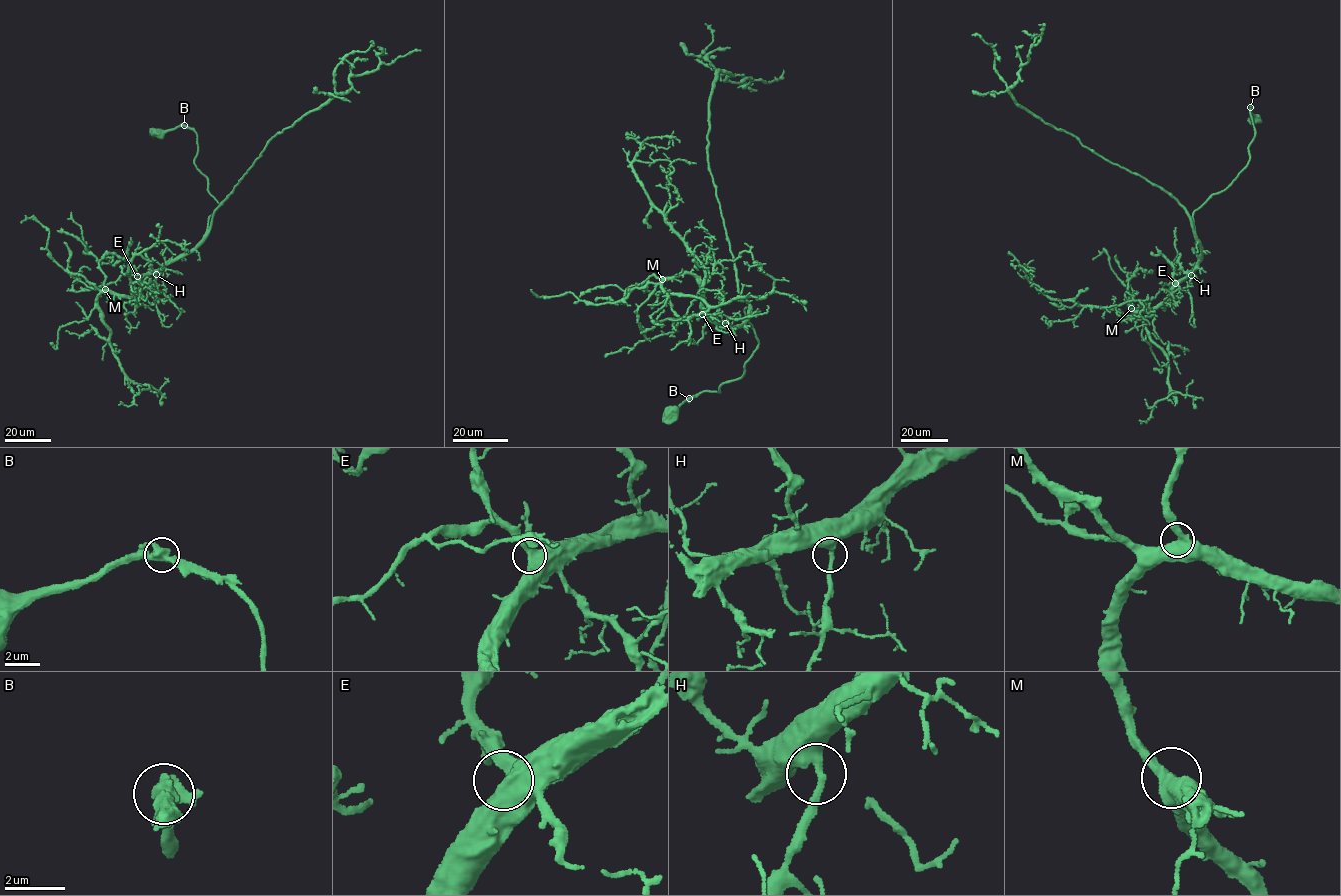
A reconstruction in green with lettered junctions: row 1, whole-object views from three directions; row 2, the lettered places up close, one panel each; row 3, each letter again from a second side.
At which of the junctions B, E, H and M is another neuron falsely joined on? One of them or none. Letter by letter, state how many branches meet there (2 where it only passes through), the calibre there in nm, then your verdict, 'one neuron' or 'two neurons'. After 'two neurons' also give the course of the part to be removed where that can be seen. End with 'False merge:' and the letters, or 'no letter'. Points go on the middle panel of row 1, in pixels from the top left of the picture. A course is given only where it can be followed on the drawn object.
B: branches 2; calibre 500 nm; one neuron
E: branches 2; calibre 550 nm; one neuron
H: branches 2; calibre 360 nm; one neuron
M: branches 3; calibre 480 nm; one neuron
False merge: no letter

